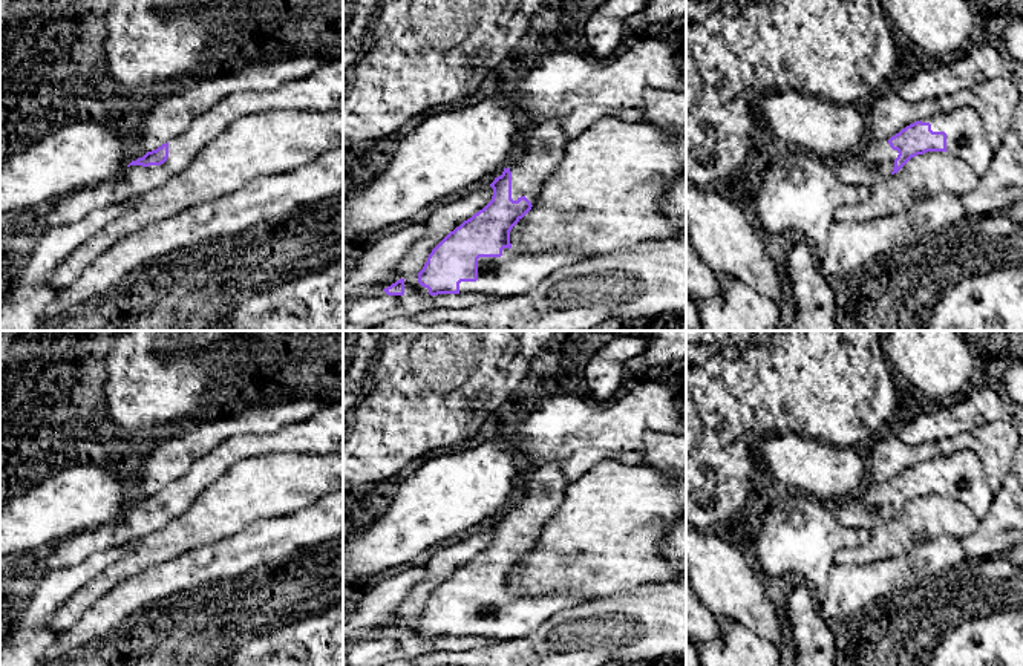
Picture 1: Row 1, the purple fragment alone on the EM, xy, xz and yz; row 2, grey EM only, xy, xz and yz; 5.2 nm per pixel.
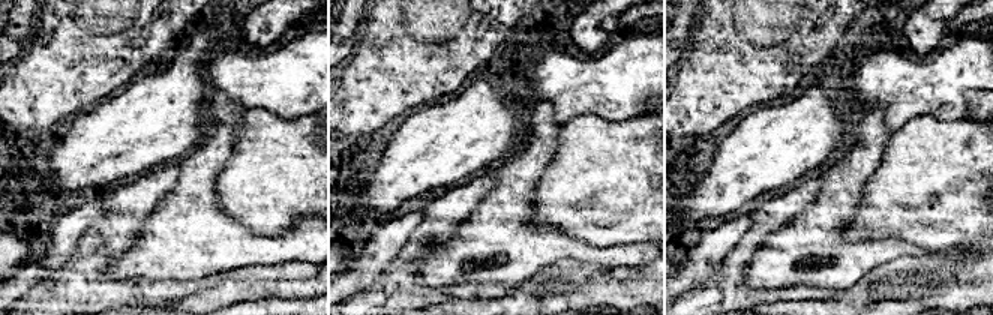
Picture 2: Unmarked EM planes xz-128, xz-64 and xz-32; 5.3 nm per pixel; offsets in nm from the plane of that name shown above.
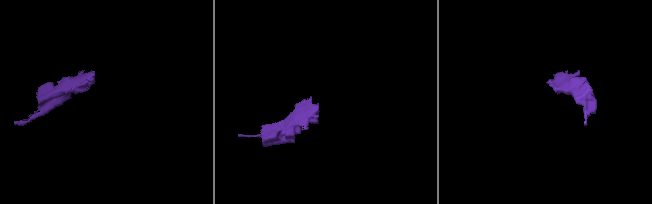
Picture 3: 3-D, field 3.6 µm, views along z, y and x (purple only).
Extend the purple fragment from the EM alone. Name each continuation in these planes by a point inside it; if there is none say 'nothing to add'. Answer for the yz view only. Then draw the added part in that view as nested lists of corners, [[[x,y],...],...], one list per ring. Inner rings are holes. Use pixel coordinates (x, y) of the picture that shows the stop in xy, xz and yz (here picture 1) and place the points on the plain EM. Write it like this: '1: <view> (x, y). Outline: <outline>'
1: yz (965, 481). Outline: [[[956,450],[931,461],[920,461],[930,465],[933,475],[946,476],[946,493],[965,504],[979,519],[983,519],[994,501],[994,490],[989,487],[979,456],[971,450]]]

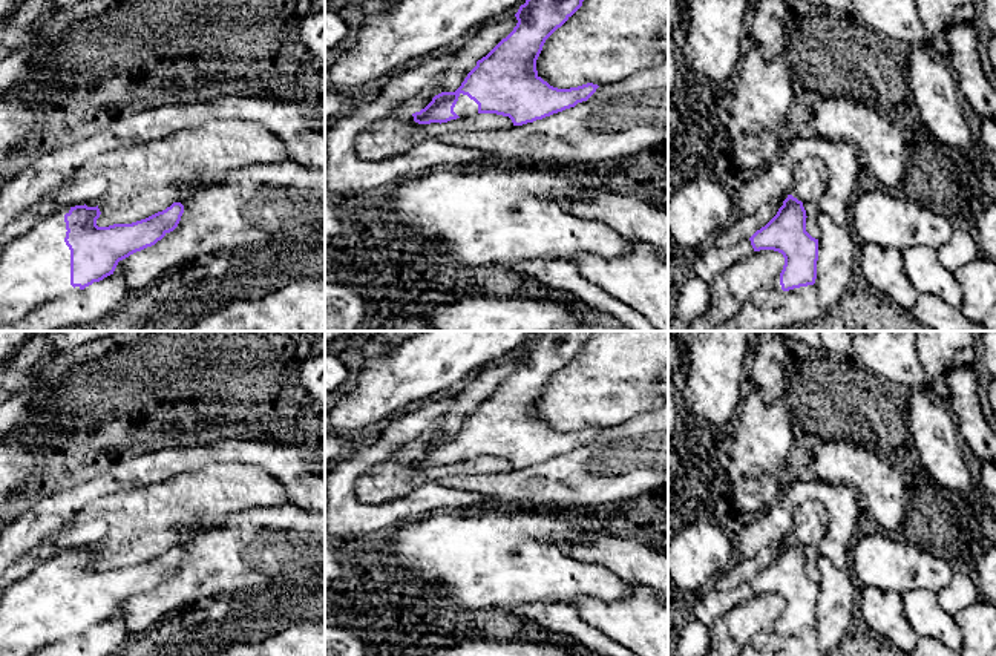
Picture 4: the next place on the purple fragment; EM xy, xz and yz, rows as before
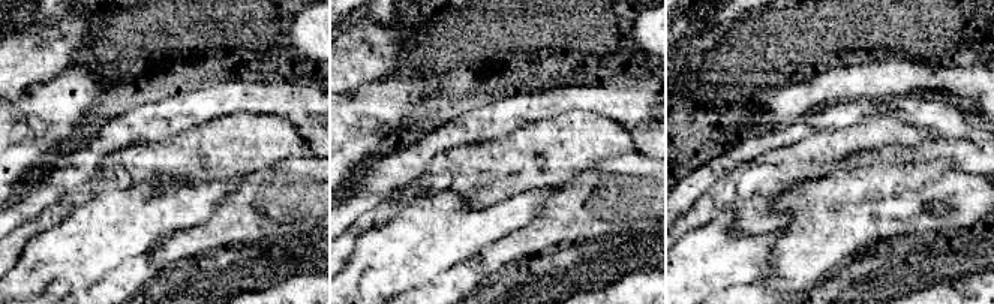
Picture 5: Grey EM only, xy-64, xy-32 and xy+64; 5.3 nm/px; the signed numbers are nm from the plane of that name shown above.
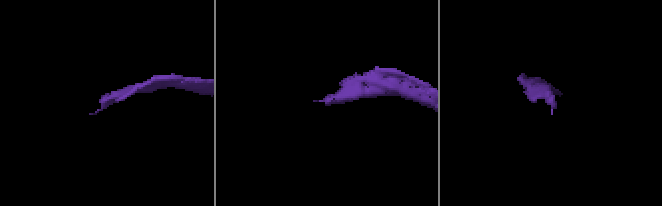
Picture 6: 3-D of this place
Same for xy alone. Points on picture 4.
1: xy (36, 610). Outline: [[[49,553],[28,576],[5,587],[0,656],[32,656],[49,644],[81,635],[70,628],[70,593],[64,585],[69,553]]]

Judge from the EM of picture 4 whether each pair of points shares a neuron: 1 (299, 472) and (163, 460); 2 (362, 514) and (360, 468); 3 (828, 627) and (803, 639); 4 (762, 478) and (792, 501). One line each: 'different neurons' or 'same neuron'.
1: same neuron
2: same neuron
3: different neurons
4: different neurons

